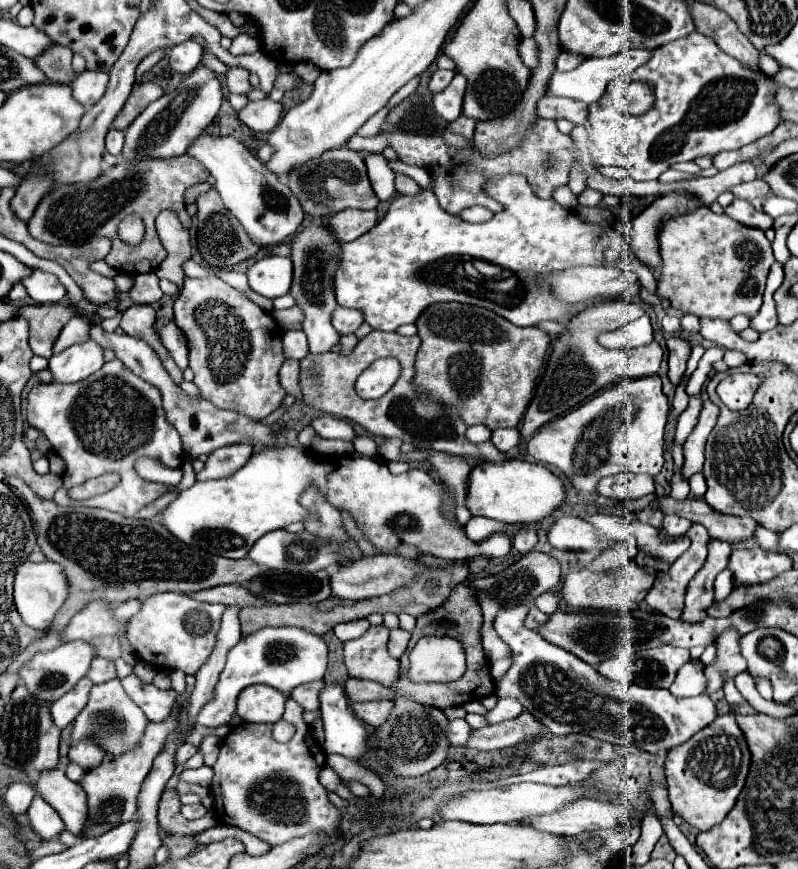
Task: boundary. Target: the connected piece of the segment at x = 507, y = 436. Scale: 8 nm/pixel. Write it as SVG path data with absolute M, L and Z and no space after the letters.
M499 428L499 430L493 430L491 442L501 452L507 452L507 450L511 450L511 448L521 444L521 432L519 432L519 428Z

